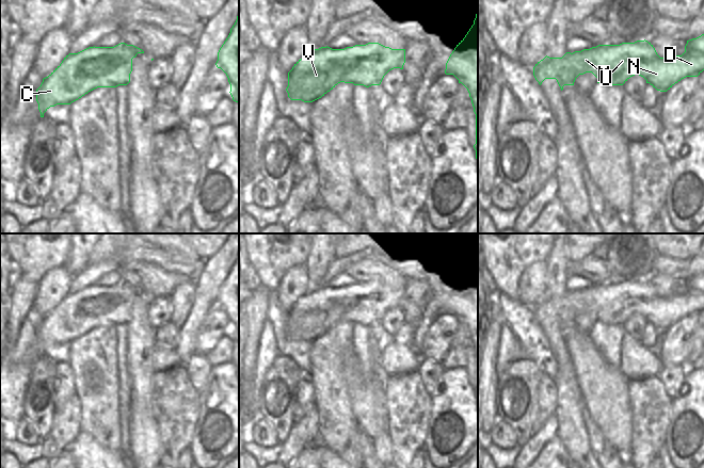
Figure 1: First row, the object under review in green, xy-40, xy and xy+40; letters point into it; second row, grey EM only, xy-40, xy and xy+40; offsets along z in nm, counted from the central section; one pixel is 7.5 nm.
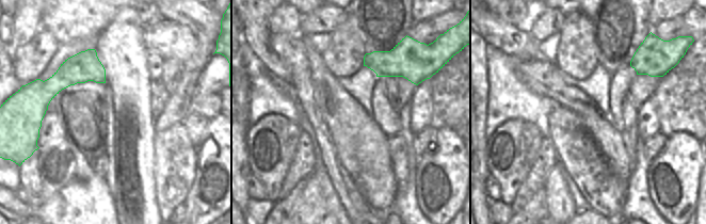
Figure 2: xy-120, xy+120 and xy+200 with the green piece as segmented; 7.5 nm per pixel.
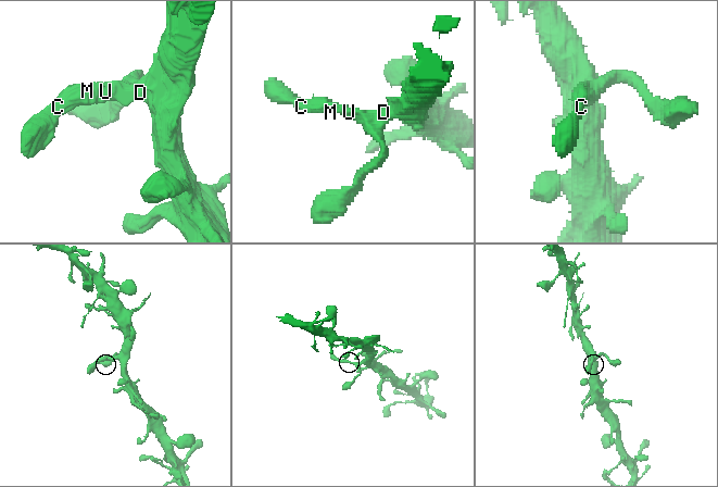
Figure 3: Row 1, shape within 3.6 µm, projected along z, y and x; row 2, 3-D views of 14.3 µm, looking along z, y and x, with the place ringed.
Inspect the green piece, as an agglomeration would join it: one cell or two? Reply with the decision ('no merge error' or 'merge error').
no merge error

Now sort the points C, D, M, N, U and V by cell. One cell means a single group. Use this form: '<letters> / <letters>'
C D M N U V

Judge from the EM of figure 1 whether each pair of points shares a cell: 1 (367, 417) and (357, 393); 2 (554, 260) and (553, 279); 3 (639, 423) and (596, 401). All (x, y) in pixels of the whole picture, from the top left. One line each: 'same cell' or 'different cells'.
1: same cell
2: same cell
3: different cells

